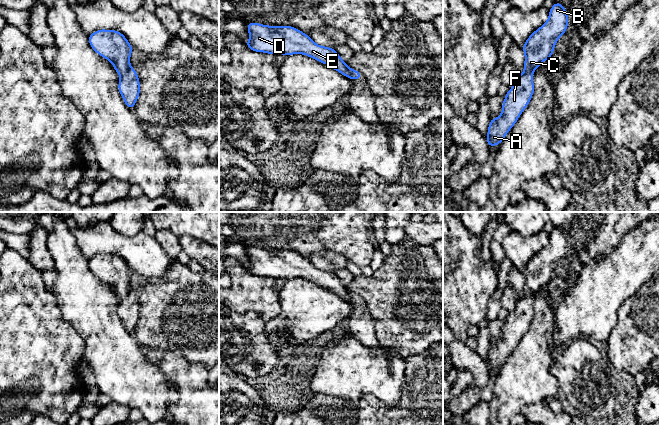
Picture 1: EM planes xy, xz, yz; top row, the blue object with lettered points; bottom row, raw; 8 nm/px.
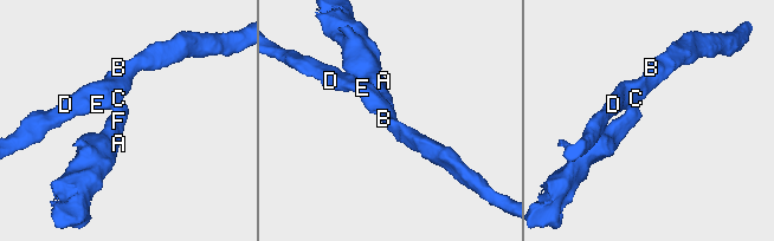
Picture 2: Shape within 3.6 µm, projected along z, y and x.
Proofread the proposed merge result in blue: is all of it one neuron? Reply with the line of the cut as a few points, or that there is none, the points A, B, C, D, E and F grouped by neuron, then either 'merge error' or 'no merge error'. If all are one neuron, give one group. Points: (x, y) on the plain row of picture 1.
cut in xy along (129, 291), (121, 300); A F / B C D E; merge error

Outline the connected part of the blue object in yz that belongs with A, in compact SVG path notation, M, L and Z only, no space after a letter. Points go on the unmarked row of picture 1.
M524 296L516 302L514 310L508 314L503 325L501 340L490 343L488 359L485 361L488 371L501 368L528 330L534 315L533 296Z

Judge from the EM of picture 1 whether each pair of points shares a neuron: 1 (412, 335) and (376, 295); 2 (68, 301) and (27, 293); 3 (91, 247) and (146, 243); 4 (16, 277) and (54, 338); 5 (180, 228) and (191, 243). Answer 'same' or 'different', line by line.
1: same
2: different
3: same
4: same
5: different

